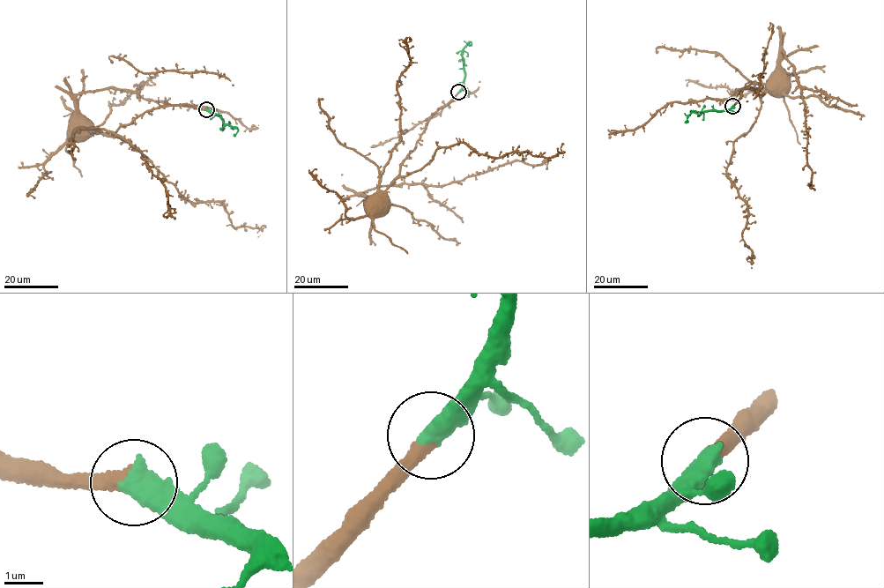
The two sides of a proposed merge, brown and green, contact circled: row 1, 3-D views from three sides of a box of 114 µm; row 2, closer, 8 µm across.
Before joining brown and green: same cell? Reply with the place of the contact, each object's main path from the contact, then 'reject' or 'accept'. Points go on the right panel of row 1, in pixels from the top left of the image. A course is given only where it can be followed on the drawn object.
place (732, 106); course brown (732, 106), (745, 88), (762, 96), (768, 90), (782, 51), (795, 70), (805, 102), (809, 185); course green (732, 106), (722, 110), (692, 112), (684, 122); accept

